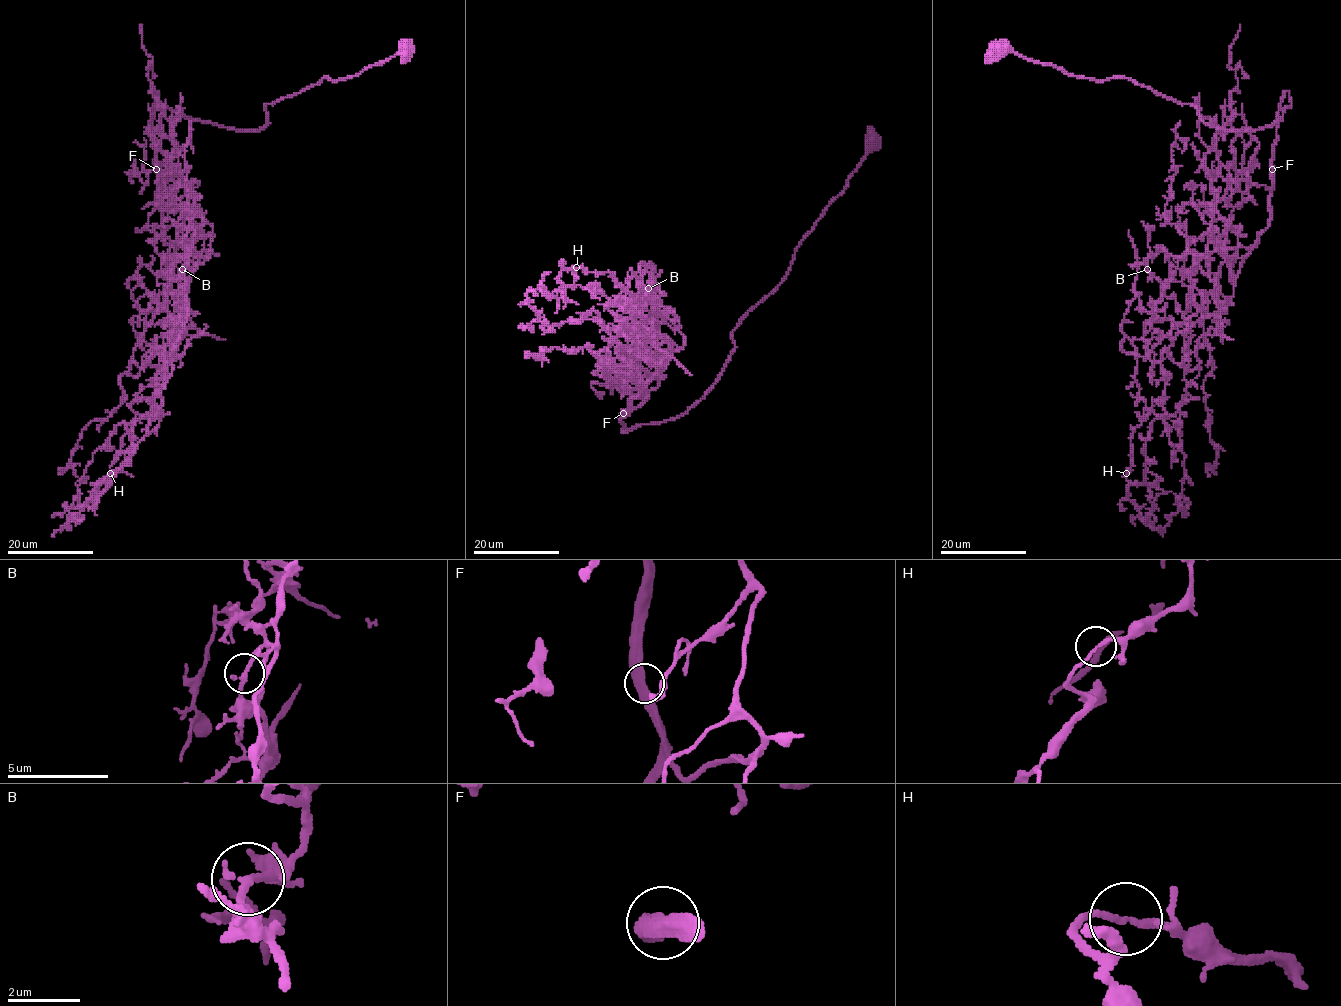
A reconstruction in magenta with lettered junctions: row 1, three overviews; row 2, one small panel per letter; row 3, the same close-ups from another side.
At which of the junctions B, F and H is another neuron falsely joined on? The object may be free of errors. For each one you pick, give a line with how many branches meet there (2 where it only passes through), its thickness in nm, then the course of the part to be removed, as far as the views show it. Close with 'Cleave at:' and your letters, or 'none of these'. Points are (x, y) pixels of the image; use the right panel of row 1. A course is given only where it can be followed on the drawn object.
Cleave at: none of these

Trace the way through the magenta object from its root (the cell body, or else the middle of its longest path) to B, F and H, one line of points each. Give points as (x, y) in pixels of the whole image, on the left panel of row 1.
B: (406, 51), (268, 103), (257, 130), (182, 117), (156, 91), (162, 237), (217, 255), (187, 284), (182, 269)
F: (406, 51), (268, 103), (268, 123), (257, 130), (182, 117), (158, 104), (156, 91), (156, 169)
H: (406, 51), (268, 103), (257, 130), (155, 92), (162, 237), (217, 255), (188, 280), (160, 409), (110, 473)

